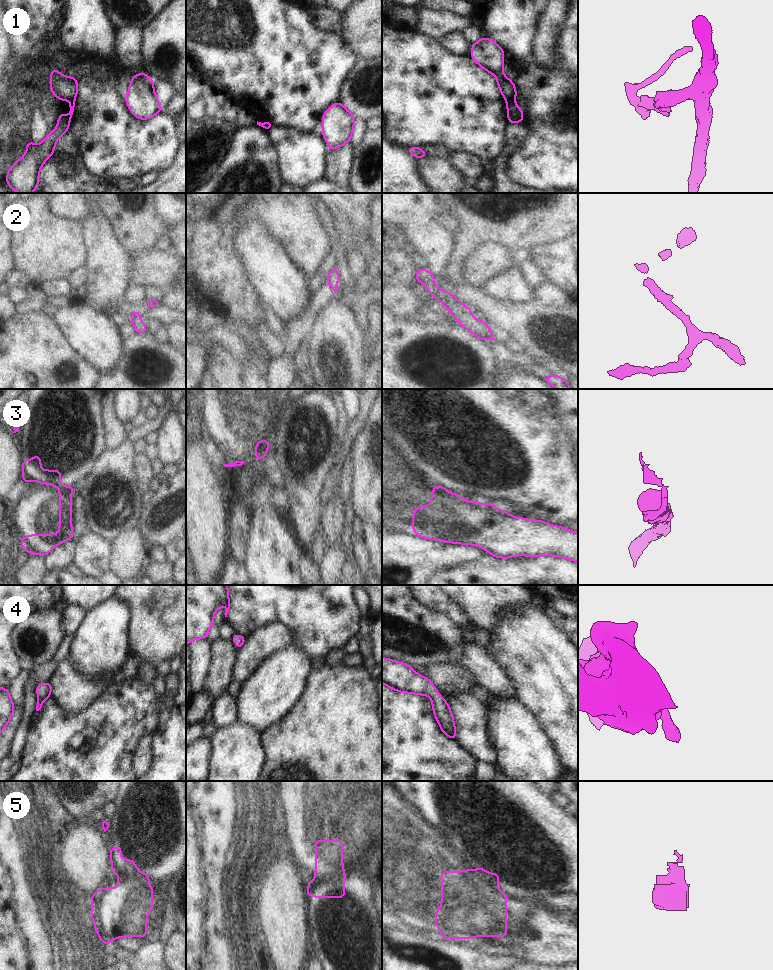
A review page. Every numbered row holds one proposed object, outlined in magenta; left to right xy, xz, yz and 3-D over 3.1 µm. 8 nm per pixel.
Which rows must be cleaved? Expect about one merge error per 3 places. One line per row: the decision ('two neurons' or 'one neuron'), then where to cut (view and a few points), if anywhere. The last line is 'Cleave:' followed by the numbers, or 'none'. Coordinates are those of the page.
1: two neurons; cut yz (506, 99), (513, 100)
2: one neuron; cut none
3: two neurons; cut xy (60, 488), (71, 492)
4: one neuron; cut none
5: two neurons; cut xz (345, 873), (337, 879), (320, 880), (308, 884)
Cleave: 1, 3, 5

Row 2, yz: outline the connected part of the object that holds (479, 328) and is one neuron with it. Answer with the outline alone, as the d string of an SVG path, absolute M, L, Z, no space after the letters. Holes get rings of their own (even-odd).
M417 268L415 278L417 282L425 285L428 292L449 310L463 328L466 328L470 333L482 339L485 343L487 343L487 338L495 341L493 333L487 323L481 319L473 319L472 310L457 300L454 294L437 288L434 276L429 270Z

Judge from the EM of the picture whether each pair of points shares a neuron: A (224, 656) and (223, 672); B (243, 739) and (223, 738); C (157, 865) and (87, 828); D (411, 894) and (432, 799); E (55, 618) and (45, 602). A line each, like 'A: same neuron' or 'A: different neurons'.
A: same neuron
B: same neuron
C: different neurons
D: different neurons
E: different neurons

